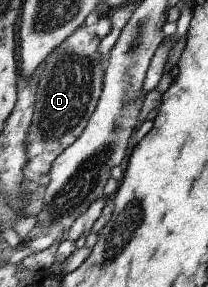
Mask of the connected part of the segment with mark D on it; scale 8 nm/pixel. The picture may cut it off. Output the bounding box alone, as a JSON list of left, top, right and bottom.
[24,26,105,181]

